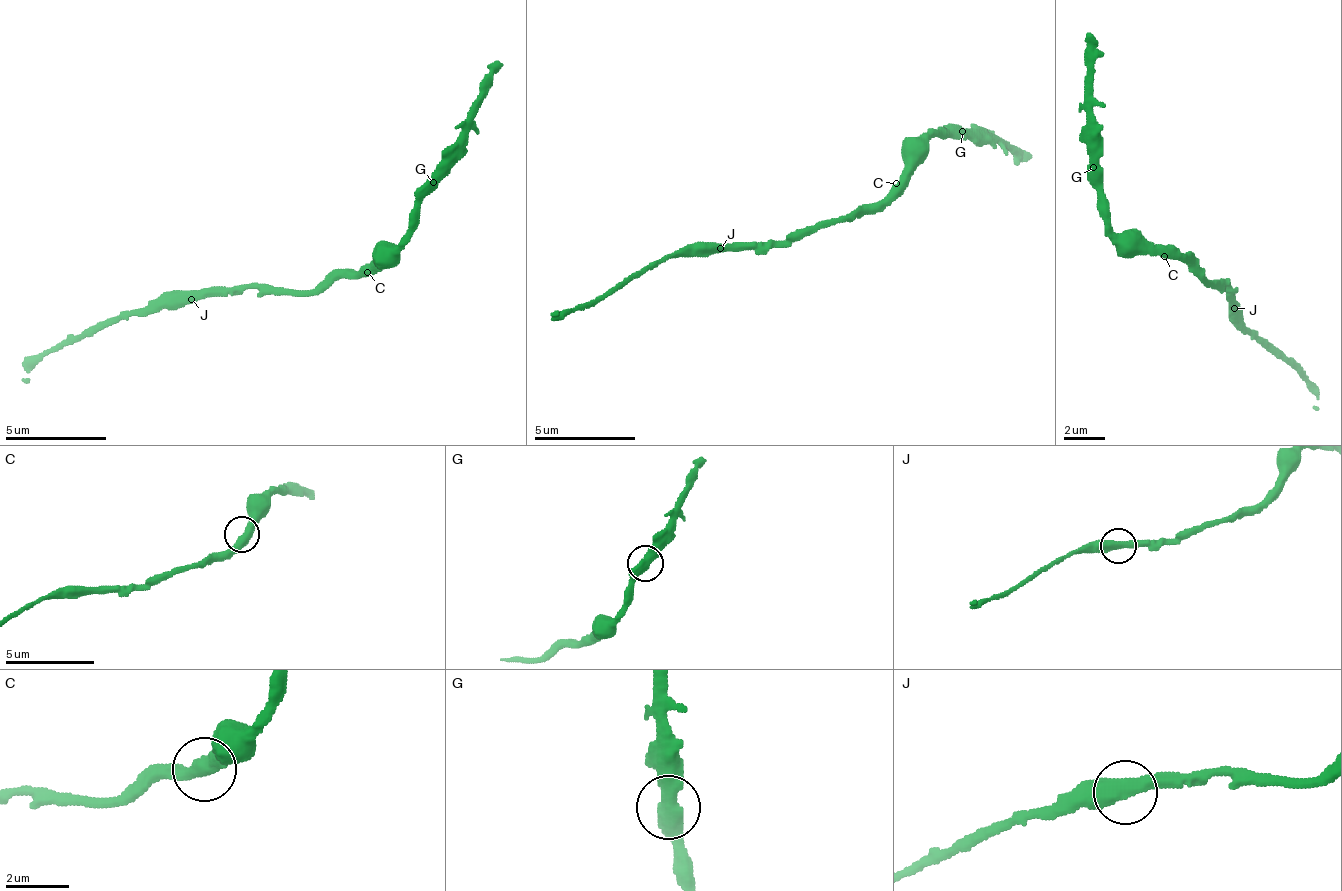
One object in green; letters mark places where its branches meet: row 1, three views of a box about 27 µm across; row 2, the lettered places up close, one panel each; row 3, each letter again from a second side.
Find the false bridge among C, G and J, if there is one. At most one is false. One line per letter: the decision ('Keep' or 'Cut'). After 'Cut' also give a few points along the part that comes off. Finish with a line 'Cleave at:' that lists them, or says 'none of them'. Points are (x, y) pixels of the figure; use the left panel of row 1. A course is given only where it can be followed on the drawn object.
C: Keep
G: Keep
J: Keep
Cleave at: none of them

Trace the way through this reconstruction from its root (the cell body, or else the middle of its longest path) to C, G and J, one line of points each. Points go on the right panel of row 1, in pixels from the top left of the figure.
C: (1200, 279), (1190, 262), (1164, 256)
G: (1200, 279), (1190, 262), (1149, 254), (1134, 236), (1119, 235), (1104, 207), (1104, 180), (1093, 167)
J: (1200, 279), (1210, 287), (1225, 283), (1235, 307)

